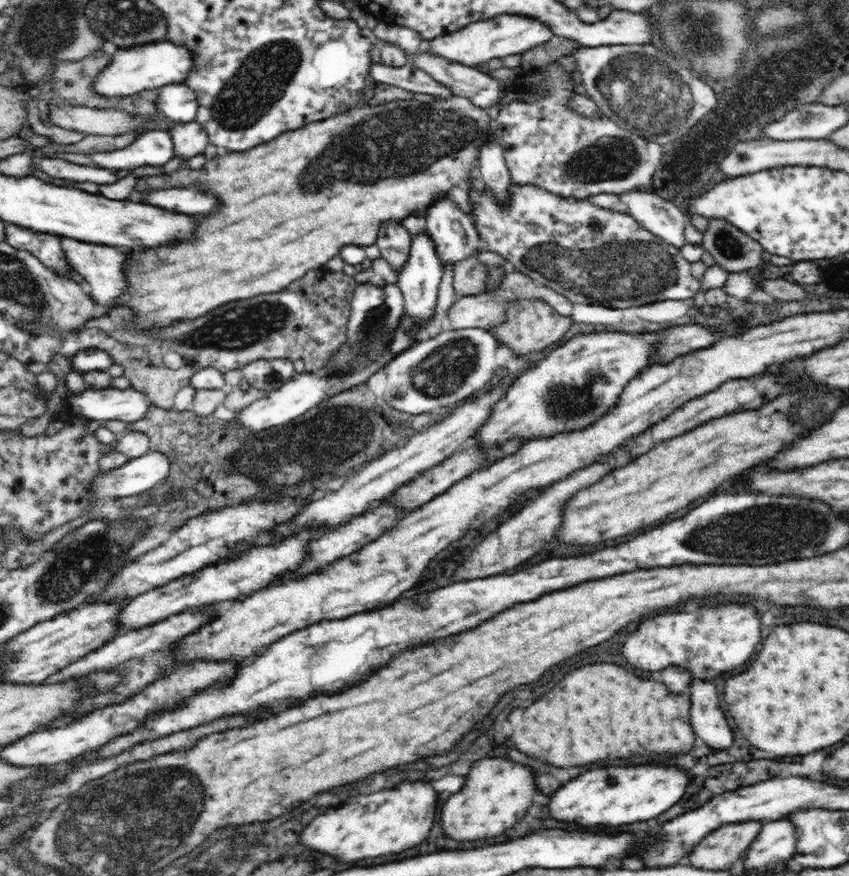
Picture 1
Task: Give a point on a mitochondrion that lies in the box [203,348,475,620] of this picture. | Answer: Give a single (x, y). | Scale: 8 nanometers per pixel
(342, 432)

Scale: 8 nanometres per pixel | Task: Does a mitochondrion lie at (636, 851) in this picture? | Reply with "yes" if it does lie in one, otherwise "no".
no

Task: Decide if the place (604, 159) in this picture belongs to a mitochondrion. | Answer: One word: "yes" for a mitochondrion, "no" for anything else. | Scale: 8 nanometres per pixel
yes

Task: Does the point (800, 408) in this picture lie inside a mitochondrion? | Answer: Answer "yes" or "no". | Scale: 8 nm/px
yes

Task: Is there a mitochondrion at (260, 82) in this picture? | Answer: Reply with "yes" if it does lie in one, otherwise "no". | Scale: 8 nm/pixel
yes

